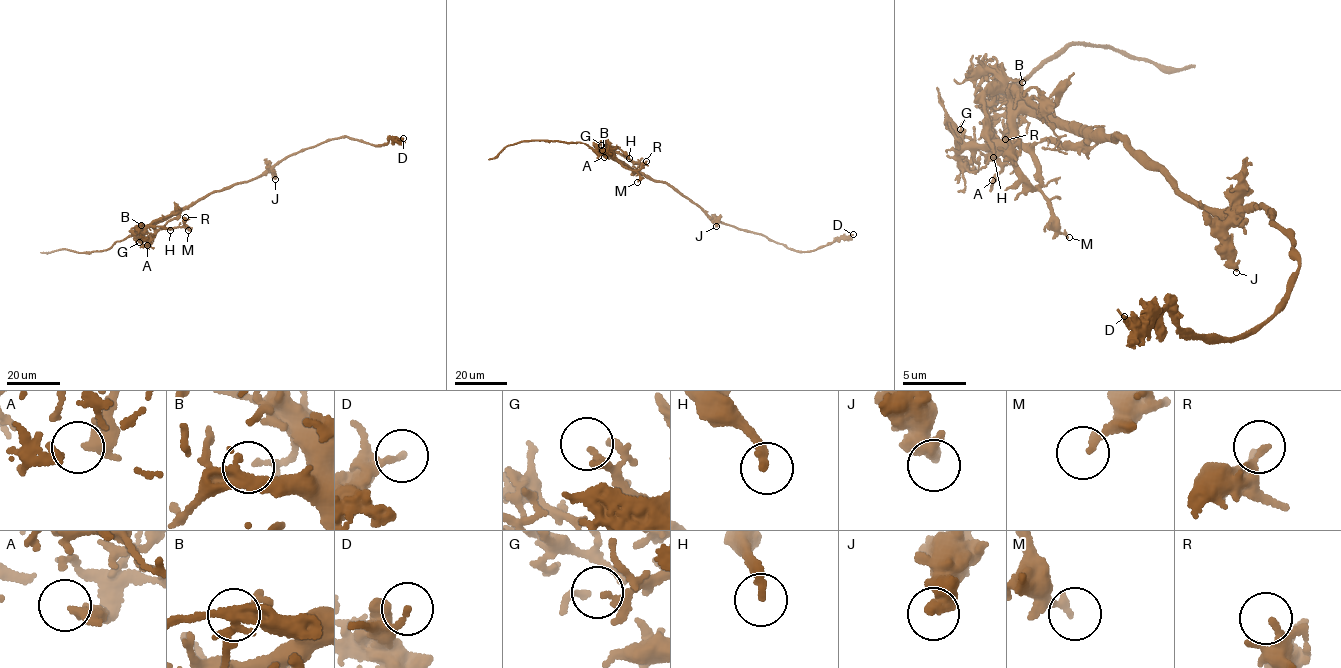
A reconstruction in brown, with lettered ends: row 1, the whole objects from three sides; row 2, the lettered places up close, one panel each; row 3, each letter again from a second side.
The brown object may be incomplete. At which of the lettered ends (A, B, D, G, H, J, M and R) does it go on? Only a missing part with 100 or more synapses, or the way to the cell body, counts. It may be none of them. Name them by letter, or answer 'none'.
none

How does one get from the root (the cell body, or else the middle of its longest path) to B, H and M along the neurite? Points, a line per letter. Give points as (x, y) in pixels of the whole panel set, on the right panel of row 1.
B: (1135, 148), (1126, 135), (1105, 135), (1105, 130), (1088, 136), (1084, 124), (1025, 104), (1007, 84), (1022, 82)
H: (1135, 148), (1113, 131), (1088, 136), (1084, 124), (998, 86), (979, 104), (993, 157)
M: (1135, 148), (1105, 130), (1079, 145), (1033, 145), (1036, 190), (1069, 237)

